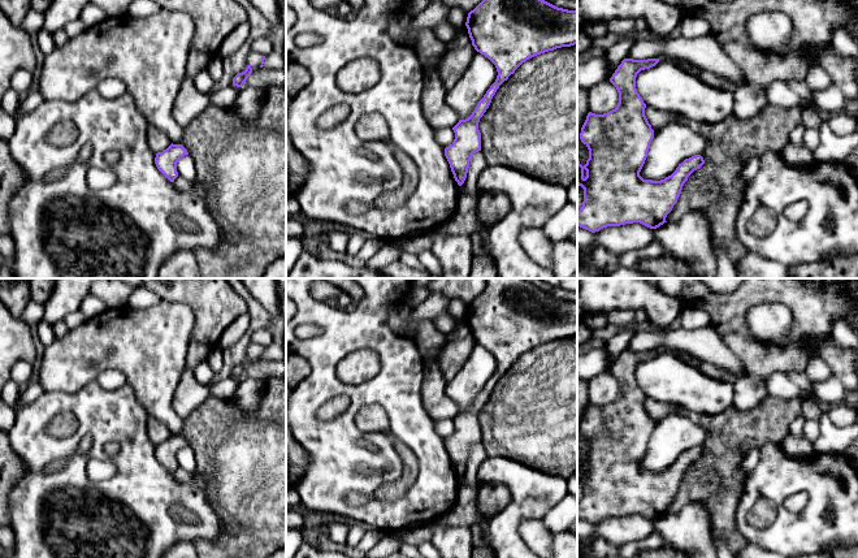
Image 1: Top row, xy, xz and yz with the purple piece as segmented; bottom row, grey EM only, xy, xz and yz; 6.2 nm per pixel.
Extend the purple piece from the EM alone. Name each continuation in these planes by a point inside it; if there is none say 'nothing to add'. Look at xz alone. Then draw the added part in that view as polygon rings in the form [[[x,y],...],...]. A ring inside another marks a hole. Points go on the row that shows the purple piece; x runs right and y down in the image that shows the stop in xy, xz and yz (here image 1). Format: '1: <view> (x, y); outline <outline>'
nothing to add

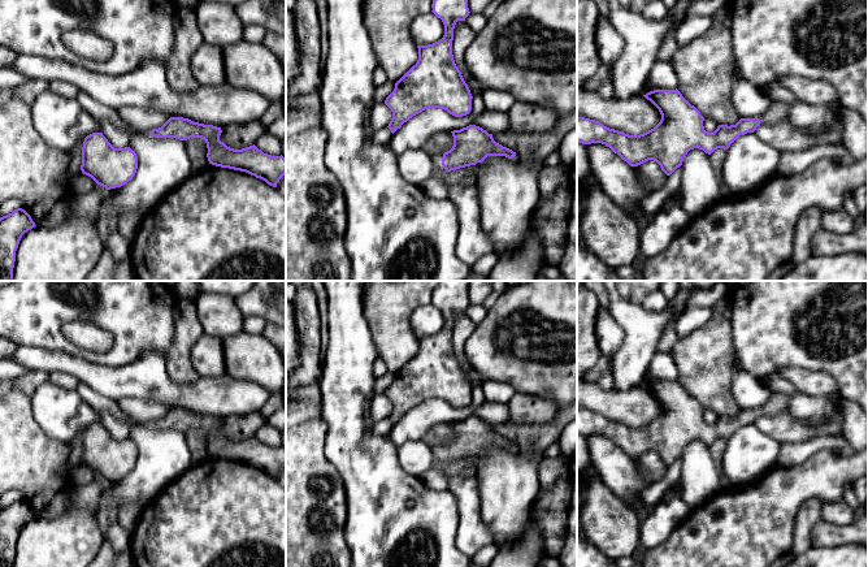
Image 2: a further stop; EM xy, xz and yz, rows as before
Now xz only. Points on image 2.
1: xz (434, 186); outline [[[443,155],[431,157],[435,170],[426,181],[420,185],[420,187],[430,198],[448,199],[450,189],[442,179],[442,176],[447,173],[444,166],[442,165],[442,159]]]

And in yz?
1: yz (777, 112); outline [[[772,100],[769,108],[756,118],[760,120],[760,125],[773,126],[780,122],[782,122],[785,118],[787,118],[790,104]]]

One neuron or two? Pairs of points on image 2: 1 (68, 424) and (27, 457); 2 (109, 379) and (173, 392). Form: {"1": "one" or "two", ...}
{"1": "two", "2": "one"}

